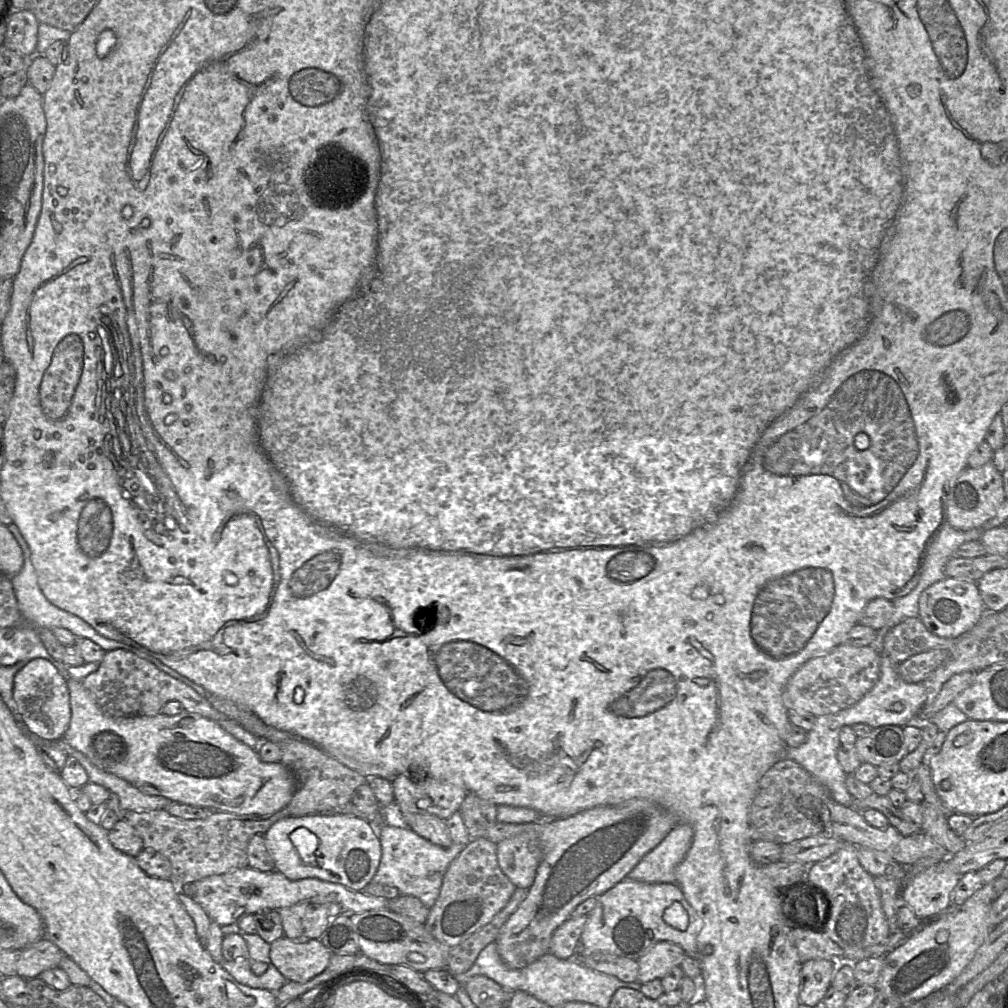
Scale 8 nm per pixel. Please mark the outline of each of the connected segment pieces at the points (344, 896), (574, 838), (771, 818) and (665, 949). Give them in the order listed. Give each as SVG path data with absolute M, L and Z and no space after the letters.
M250 867L239 868L221 875L212 875L194 882L195 894L192 897L207 913L211 921L220 926L237 923L246 915L254 915L260 910L278 910L302 901L338 903L343 912L359 914L369 910L386 909L389 900L382 897L370 896L363 892L352 891L340 884L329 883L315 878L305 878L291 881L278 871L261 872Z
M635 798L614 806L598 806L565 819L541 820L537 823L508 824L496 822L486 838L498 844L521 833L537 838L543 857L527 897L501 928L495 941L502 961L512 969L521 969L549 953L554 931L567 921L572 911L590 897L598 897L625 879L640 860L654 849L677 825L676 818L654 802Z
M782 759L774 764L761 778L749 809L749 826L751 840L771 841L784 845L800 839L823 833L821 822L821 806L830 800L828 789L816 782L817 780L799 763Z
M660 941L654 944L640 957L638 980L645 984L654 979L662 979L672 968L680 966L686 953L683 949L669 941Z

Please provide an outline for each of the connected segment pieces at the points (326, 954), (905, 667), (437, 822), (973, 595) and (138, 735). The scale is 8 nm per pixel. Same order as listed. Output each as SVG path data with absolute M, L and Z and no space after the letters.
M283 936L270 944L270 960L287 981L306 983L329 965L332 953L320 939Z
M931 649L916 654L897 665L899 677L907 683L922 683L948 658L944 649Z
M405 814L402 815L404 823L418 836L430 843L448 848L453 844L445 821L431 814Z
M952 577L926 588L919 597L919 618L933 634L943 638L955 638L971 630L982 618L985 607L977 582Z
M71 677L66 679L67 687L69 690L71 719L66 730L63 740L66 741L72 748L83 753L91 763L99 769L122 778L138 788L141 792L148 795L163 796L169 800L181 804L187 804L195 807L208 808L212 811L222 811L234 814L254 814L259 816L272 815L288 805L291 801L293 794L297 788L297 781L291 772L281 762L265 763L263 762L258 753L251 749L249 746L235 739L232 735L226 732L216 721L207 719L196 713L191 713L186 710L175 716L167 716L159 713L156 716L134 716L134 717L112 717L104 713L97 705L92 695L83 686L82 682L75 680Z

